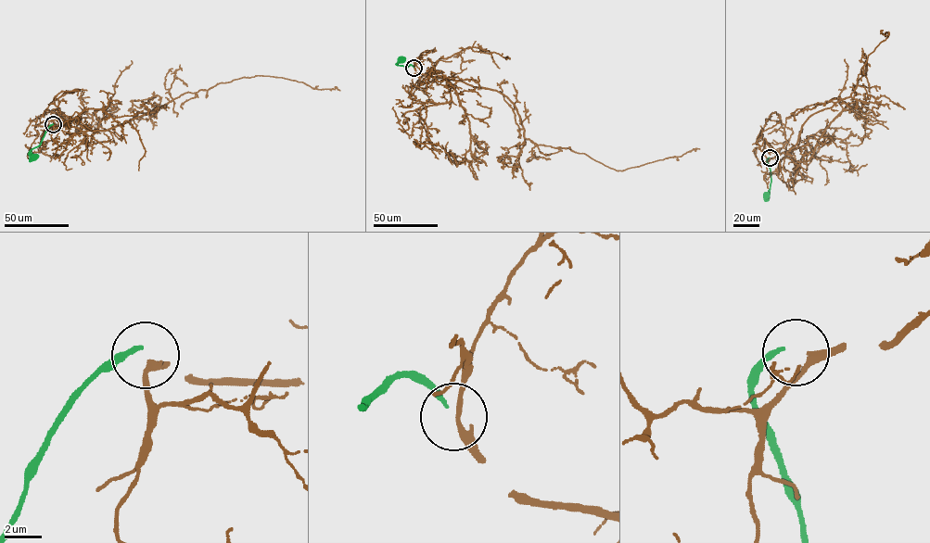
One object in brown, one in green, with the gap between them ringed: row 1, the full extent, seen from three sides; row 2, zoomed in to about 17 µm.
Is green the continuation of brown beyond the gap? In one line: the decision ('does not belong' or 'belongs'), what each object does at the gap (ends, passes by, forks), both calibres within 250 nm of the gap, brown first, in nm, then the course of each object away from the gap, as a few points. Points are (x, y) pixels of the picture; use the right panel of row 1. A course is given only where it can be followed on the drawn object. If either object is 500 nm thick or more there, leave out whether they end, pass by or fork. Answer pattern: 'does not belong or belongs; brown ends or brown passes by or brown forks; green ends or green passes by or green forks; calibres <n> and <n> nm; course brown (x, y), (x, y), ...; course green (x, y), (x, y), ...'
does not belong; brown passes by; green ends; calibres 360 and 240 nm; course brown (770, 157), (786, 154), (797, 143), (802, 126), (811, 115), (850, 96), (868, 55), (889, 34), (882, 32); course green (769, 157), (767, 161), (770, 179), (767, 195)

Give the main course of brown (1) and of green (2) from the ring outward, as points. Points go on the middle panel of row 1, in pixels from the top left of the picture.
1: (414, 69), (420, 73), (496, 90), (514, 105), (525, 138), (538, 145), (584, 153), (617, 170), (699, 148)
2: (414, 67), (397, 65), (401, 59)

